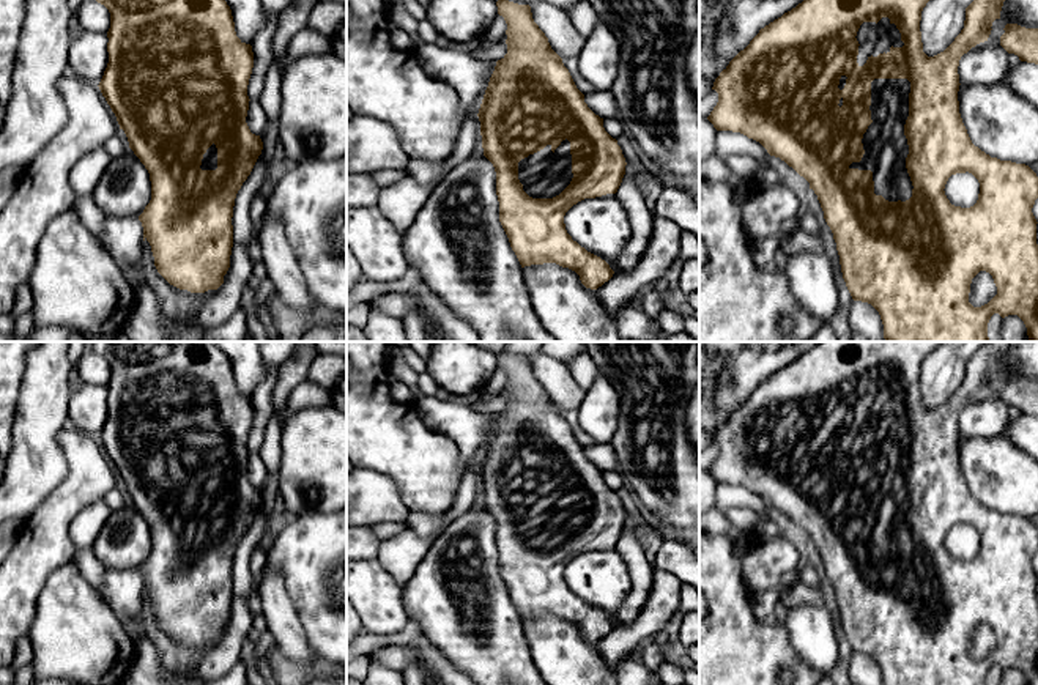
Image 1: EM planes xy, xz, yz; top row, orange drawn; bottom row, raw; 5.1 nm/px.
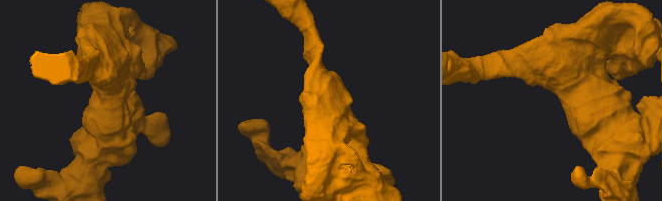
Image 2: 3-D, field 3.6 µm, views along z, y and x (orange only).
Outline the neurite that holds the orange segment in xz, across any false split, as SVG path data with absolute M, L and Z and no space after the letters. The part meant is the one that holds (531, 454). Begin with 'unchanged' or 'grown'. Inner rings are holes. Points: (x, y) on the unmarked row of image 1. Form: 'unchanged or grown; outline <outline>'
grown; outline M506 351L496 359L507 376L507 406L496 414L477 469L484 509L496 524L499 575L521 620L556 616L575 624L586 641L597 642L614 624L572 592L564 568L584 551L616 546L625 528L625 510L534 375L531 359Z

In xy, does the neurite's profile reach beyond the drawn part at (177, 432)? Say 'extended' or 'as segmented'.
extended

